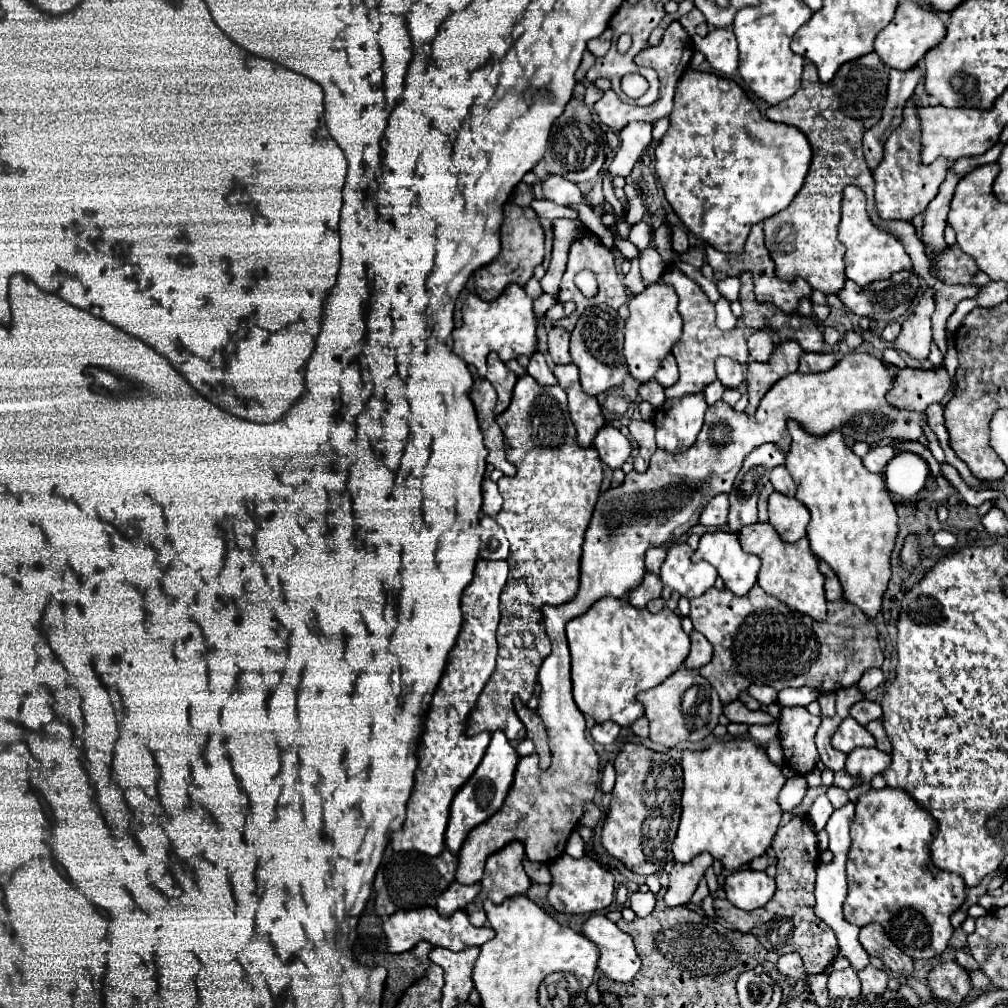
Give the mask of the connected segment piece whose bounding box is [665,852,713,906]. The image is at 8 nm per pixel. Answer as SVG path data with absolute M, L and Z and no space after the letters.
M699 854L695 856L689 864L677 862L673 870L669 872L669 890L665 902L669 906L685 906L691 902L691 896L697 888L697 882L705 874L705 870L711 866L713 858L709 854Z

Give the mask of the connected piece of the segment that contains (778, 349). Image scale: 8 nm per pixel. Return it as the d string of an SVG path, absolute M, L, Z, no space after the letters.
M783 342L783 344L775 346L775 350L767 362L749 364L749 368L747 368L749 406L747 406L745 414L755 414L761 398L767 394L767 390L777 380L781 380L783 376L787 376L791 372L797 372L801 354L803 354L803 350L797 342Z

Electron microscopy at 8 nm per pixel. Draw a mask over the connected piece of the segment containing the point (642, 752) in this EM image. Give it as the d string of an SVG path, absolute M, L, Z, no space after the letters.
M625 744L615 758L617 784L611 792L609 816L603 824L601 844L635 874L657 872L669 862L671 842L679 826L683 770L667 752L653 752L641 744Z

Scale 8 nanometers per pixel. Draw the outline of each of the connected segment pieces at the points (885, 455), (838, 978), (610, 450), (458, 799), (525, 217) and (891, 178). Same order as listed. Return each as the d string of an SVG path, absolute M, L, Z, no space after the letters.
M873 446L869 452L867 452L867 456L863 458L863 464L865 464L865 468L867 470L871 470L871 472L883 472L885 470L885 466L889 464L889 460L895 456L895 450L893 448L889 448L889 446Z
M849 966L845 970L833 972L829 974L829 998L831 1000L843 1000L843 998L857 998L861 994L861 984L859 984L859 976L857 972Z
M609 424L599 430L593 446L599 452L599 458L613 470L621 468L623 462L627 462L627 458L631 456L631 446L627 436L623 436L619 430L615 430Z
M501 730L491 734L491 742L489 742L489 748L487 748L481 764L477 766L473 776L465 782L465 786L455 794L455 798L451 802L451 816L449 816L447 832L445 832L445 846L449 850L453 850L453 854L459 852L463 840L475 826L479 826L481 822L491 818L501 808L501 804L511 788L517 760L519 760L519 756L517 756L515 748L511 746L511 742L505 738L505 734Z
M505 204L503 212L505 212L505 218L501 224L501 252L497 254L497 258L491 264L479 268L473 274L475 292L485 302L491 302L497 296L501 296L501 292L509 284L525 286L527 280L533 276L535 266L543 262L543 228L539 226L539 220L537 220L537 214L533 212L533 208Z
M911 102L905 106L905 120L885 142L885 156L881 164L873 170L875 178L875 204L877 214L883 220L911 220L915 214L923 214L925 206L937 194L945 174L949 172L946 158L937 158L933 164L925 166L921 162L921 128L917 118L917 106Z

